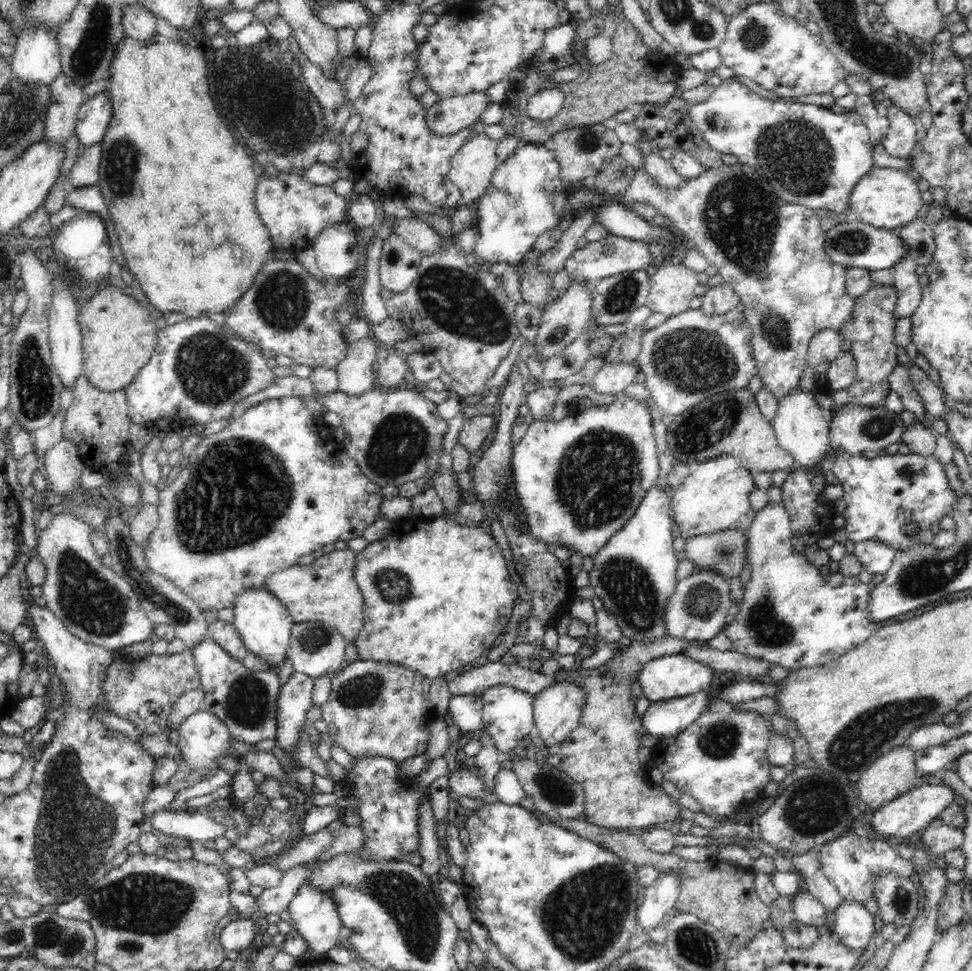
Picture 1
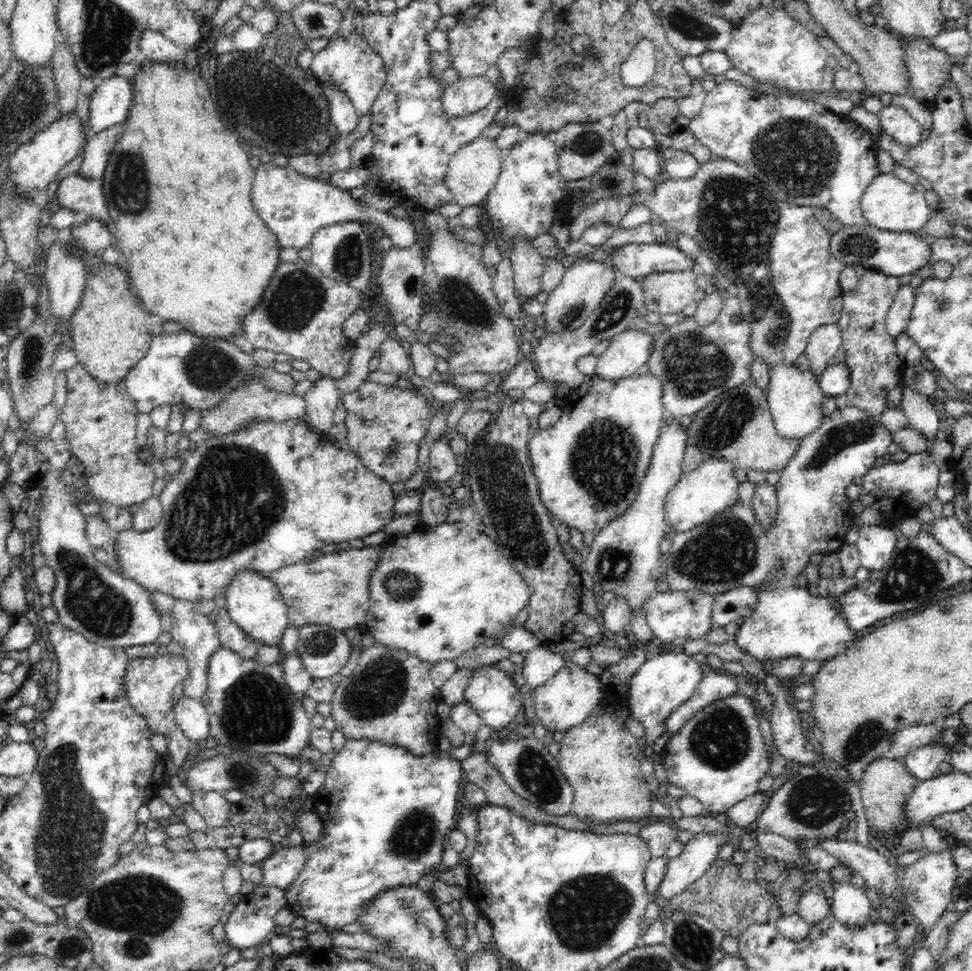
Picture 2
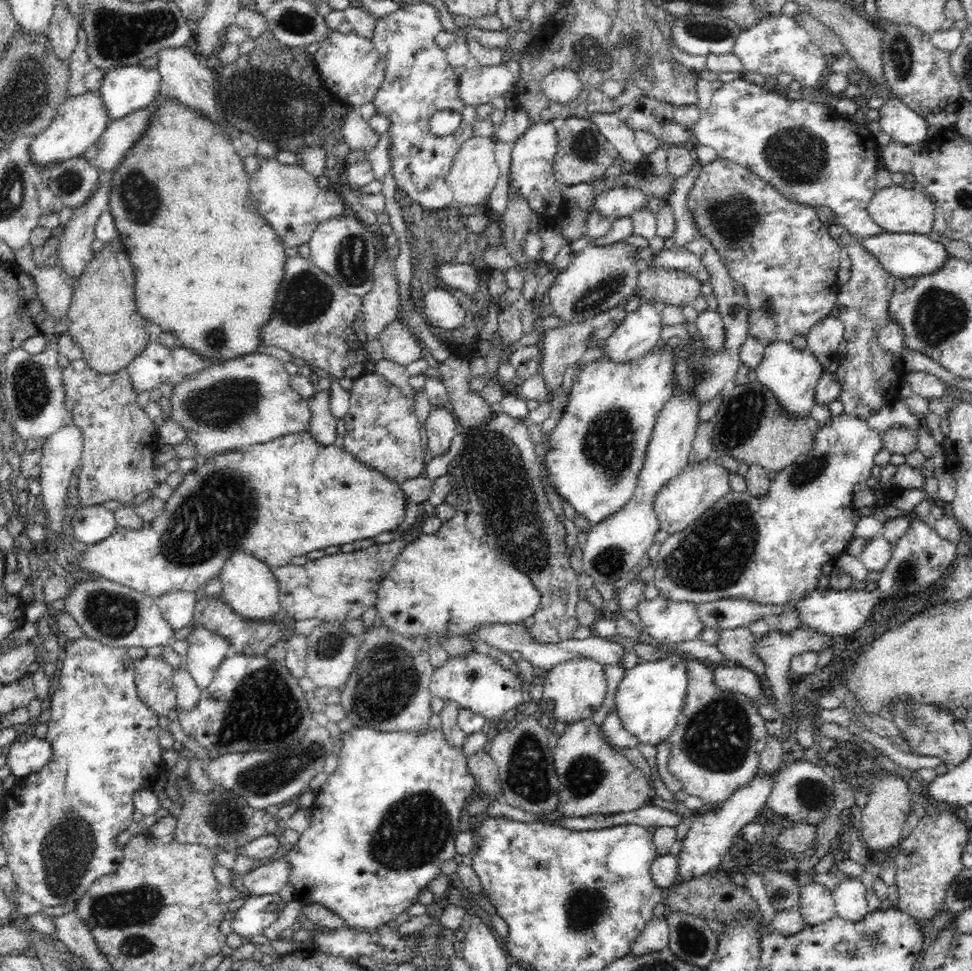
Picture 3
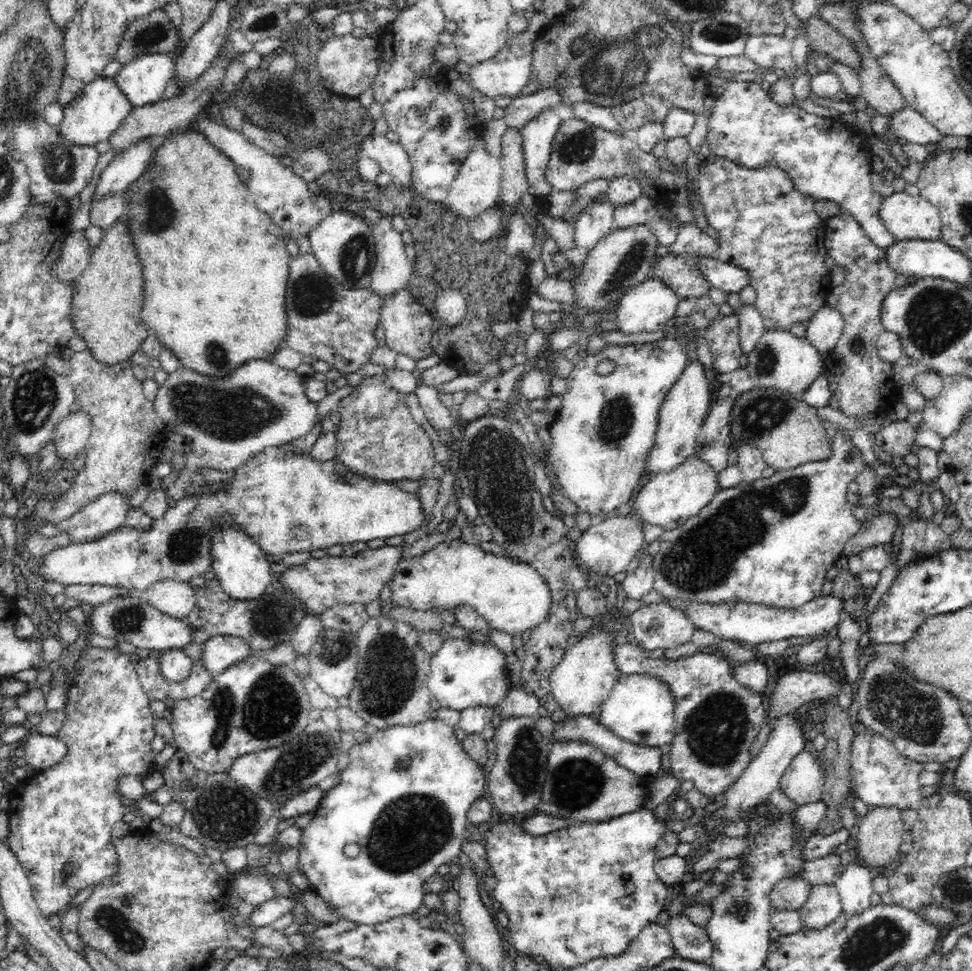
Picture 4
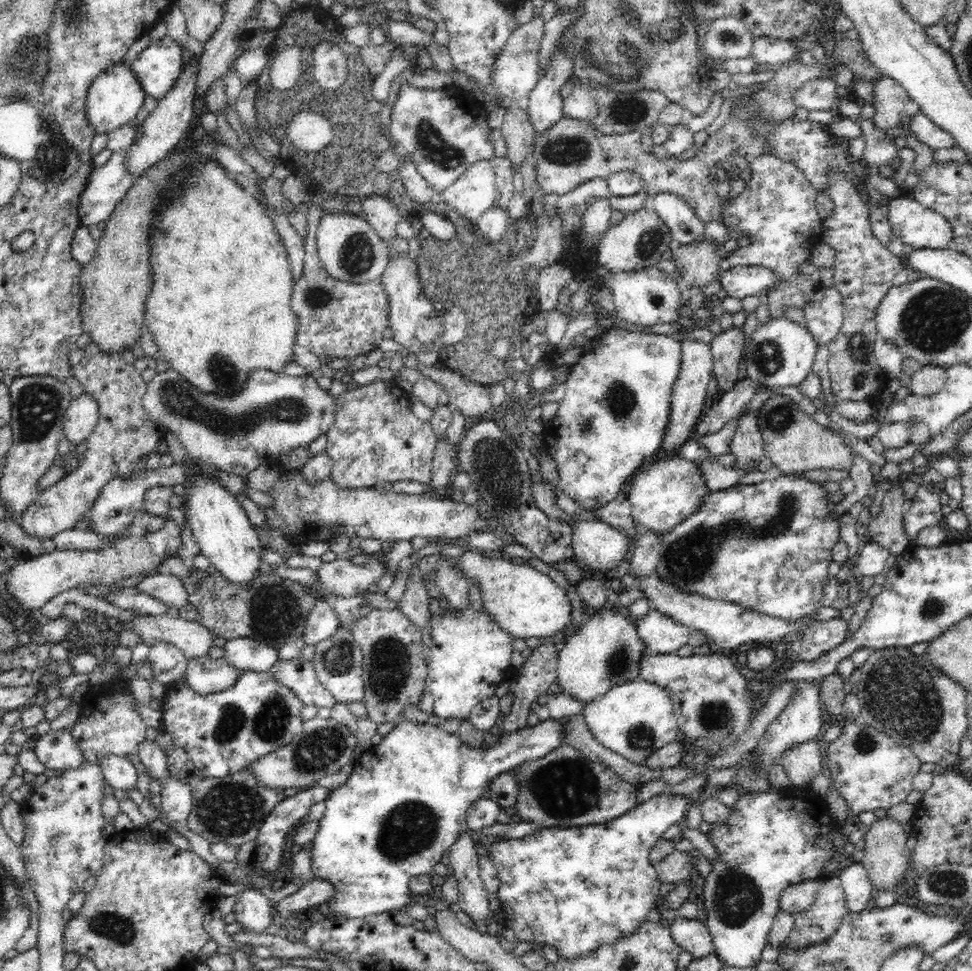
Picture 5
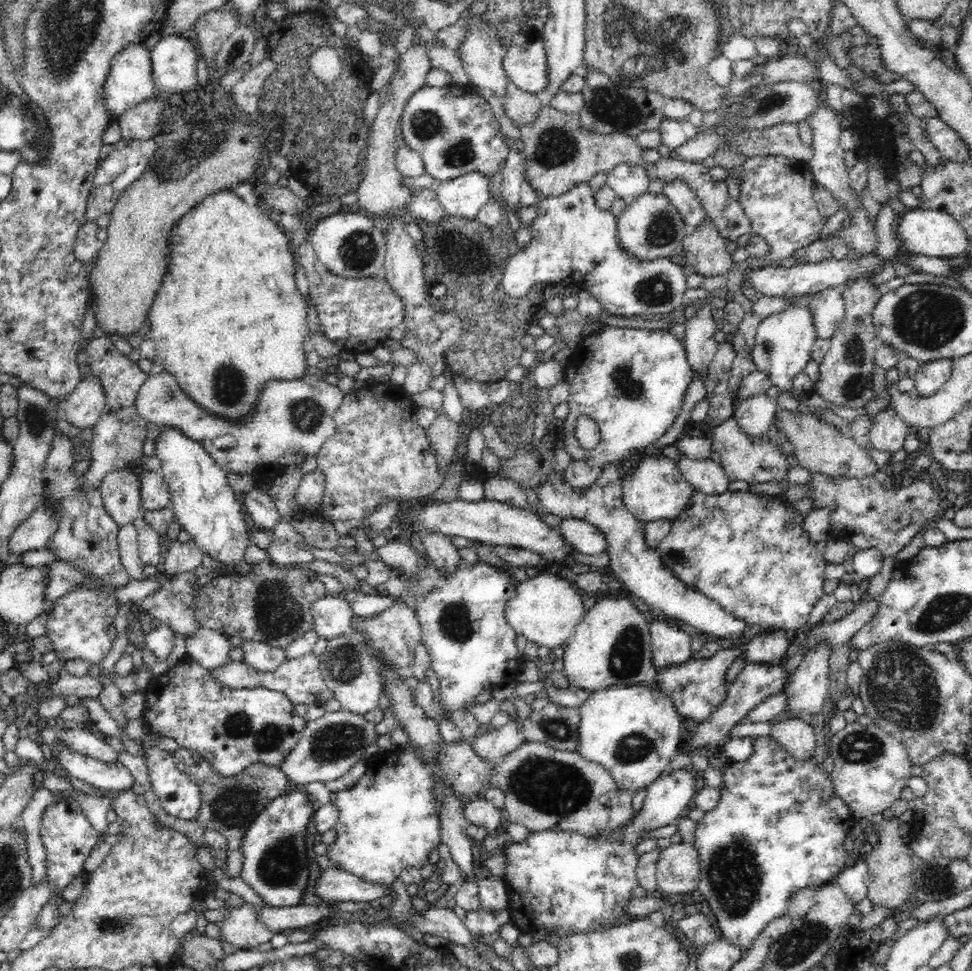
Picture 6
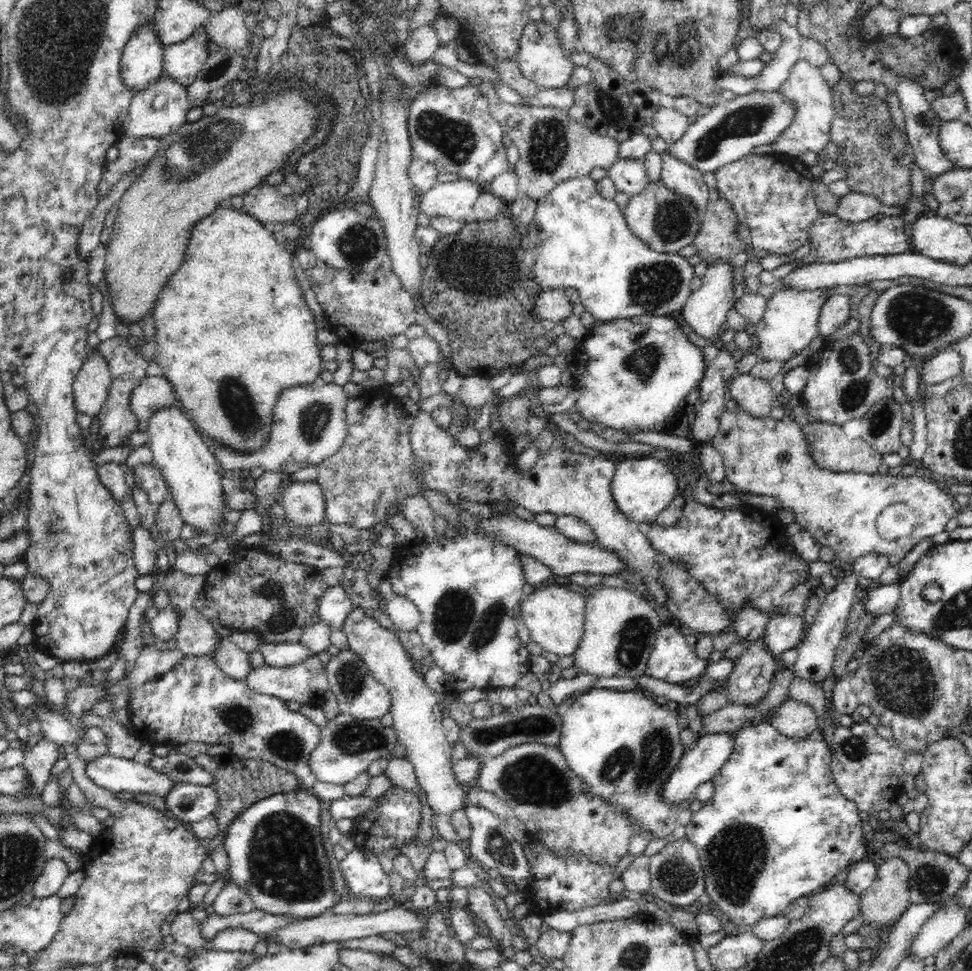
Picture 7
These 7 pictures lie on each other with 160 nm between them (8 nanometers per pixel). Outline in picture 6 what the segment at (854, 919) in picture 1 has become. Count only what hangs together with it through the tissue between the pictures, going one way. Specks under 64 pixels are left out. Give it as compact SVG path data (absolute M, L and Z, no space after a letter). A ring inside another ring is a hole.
M861 858L852 866L846 867L834 879L850 902L857 905L867 896L867 888L870 882L869 869L865 859Z

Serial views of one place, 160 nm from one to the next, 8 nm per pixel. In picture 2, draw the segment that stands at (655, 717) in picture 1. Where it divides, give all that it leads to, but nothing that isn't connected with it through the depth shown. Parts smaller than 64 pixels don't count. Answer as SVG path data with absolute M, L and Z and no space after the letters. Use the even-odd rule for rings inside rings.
M707 668L696 692L665 718L665 730L671 733L678 732L684 726L684 722L690 720L696 712L710 706L715 700L736 694L737 688L735 675Z

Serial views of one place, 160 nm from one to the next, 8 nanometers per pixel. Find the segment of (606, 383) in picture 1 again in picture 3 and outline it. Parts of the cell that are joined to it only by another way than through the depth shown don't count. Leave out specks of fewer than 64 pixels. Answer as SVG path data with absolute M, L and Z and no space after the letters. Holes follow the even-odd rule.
M640 300L640 309L629 313L622 325L602 342L604 357L616 364L639 360L661 344L662 306Z

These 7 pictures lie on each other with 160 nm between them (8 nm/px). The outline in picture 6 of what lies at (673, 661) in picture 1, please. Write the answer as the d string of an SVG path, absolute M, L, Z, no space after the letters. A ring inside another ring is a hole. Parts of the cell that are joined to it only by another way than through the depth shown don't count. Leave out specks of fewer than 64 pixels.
M638 683L634 686L609 686L590 693L590 696L580 706L580 722L578 724L578 755L586 761L594 762L606 768L615 779L620 790L628 790L635 795L642 788L656 782L670 761L677 754L677 746L683 740L680 724L683 718L676 710L671 698L660 689Z

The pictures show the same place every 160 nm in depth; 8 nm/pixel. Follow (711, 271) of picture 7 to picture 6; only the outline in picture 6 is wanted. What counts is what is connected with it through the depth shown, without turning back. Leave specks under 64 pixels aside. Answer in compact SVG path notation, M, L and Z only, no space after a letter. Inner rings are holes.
M711 304L697 310L697 314L685 323L686 334L682 341L686 348L688 365L692 367L694 377L707 375L719 344L714 339L717 324L712 315L714 309Z

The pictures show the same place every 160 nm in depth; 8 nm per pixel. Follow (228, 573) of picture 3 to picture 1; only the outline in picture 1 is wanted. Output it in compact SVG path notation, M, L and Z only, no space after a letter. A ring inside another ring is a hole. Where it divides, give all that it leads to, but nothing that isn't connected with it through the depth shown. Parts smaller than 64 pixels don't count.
M263 587L244 590L242 594L238 594L234 600L233 612L232 623L247 650L264 660L269 670L278 670L287 657L294 623L288 609Z

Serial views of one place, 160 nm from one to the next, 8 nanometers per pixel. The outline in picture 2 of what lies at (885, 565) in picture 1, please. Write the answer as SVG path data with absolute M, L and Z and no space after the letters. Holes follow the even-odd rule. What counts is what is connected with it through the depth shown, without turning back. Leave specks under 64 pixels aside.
M862 525L855 543L861 567L868 571L882 571L892 556L897 542L897 530L890 526Z

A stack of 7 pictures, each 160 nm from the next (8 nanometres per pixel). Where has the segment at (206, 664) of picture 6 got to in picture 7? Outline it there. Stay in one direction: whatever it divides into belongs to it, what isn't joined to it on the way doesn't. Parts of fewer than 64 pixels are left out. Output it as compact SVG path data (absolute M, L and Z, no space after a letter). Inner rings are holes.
M221 637L209 656L226 676L239 681L244 681L250 669L253 669L247 659L248 653L240 650L230 641L230 637Z

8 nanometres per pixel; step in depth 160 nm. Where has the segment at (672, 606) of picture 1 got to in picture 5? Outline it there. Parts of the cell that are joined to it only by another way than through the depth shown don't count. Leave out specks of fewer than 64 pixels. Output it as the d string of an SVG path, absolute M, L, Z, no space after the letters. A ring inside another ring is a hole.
M650 608L635 625L646 654L676 654L679 648L690 643L692 630L656 608Z

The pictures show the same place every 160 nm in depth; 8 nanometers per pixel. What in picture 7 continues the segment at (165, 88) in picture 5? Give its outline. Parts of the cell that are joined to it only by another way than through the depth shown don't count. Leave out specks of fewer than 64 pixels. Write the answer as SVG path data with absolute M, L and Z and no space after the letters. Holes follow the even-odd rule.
M201 27L190 38L163 47L163 76L190 86L209 57L213 45L209 42L206 27Z

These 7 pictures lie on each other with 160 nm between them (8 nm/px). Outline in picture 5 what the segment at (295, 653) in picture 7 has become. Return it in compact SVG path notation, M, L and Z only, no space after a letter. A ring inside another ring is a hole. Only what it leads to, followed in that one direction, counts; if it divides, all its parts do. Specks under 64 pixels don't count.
M233 638L223 646L223 659L238 670L266 672L279 660L277 649L250 638Z

